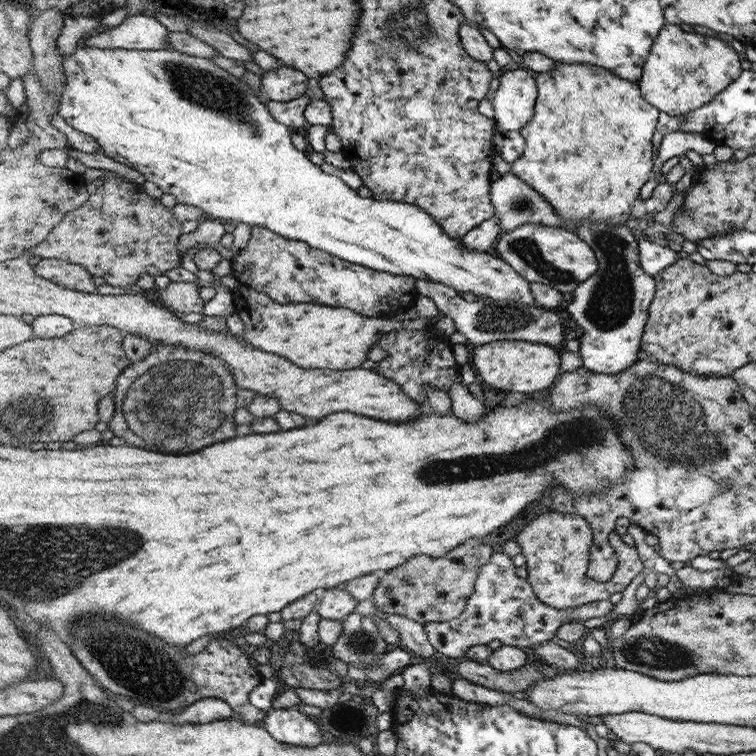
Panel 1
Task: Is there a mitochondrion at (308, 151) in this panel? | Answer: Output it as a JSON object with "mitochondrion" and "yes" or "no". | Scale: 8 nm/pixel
{"mitochondrion":"no"}

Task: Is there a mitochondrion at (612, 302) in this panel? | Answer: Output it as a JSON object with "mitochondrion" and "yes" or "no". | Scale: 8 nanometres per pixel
{"mitochondrion":"yes"}

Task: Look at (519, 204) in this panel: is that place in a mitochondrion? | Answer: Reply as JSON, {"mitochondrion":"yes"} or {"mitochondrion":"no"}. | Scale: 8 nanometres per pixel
{"mitochondrion":"yes"}

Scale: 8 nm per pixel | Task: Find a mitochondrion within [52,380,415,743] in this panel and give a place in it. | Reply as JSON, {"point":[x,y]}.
{"point":[138,664]}

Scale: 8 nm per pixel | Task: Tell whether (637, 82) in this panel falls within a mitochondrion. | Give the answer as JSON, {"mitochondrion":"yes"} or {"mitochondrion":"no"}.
{"mitochondrion":"no"}

